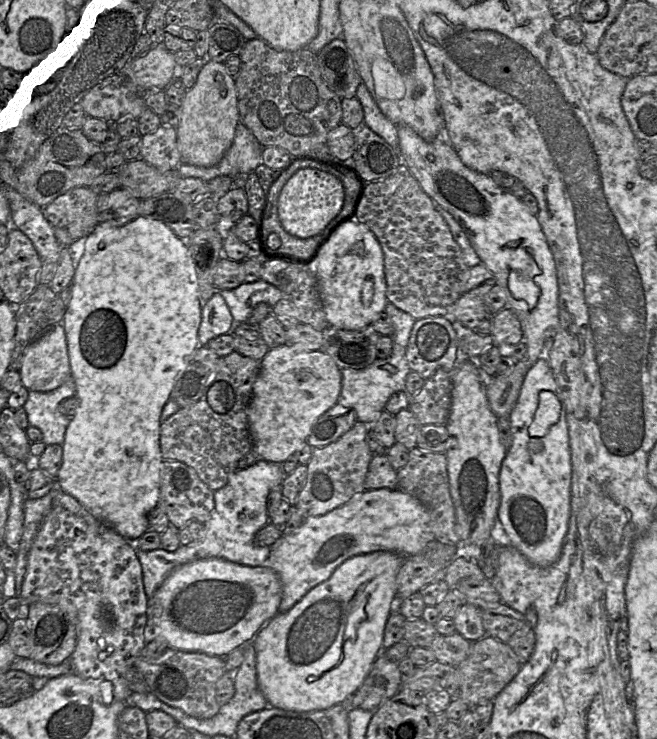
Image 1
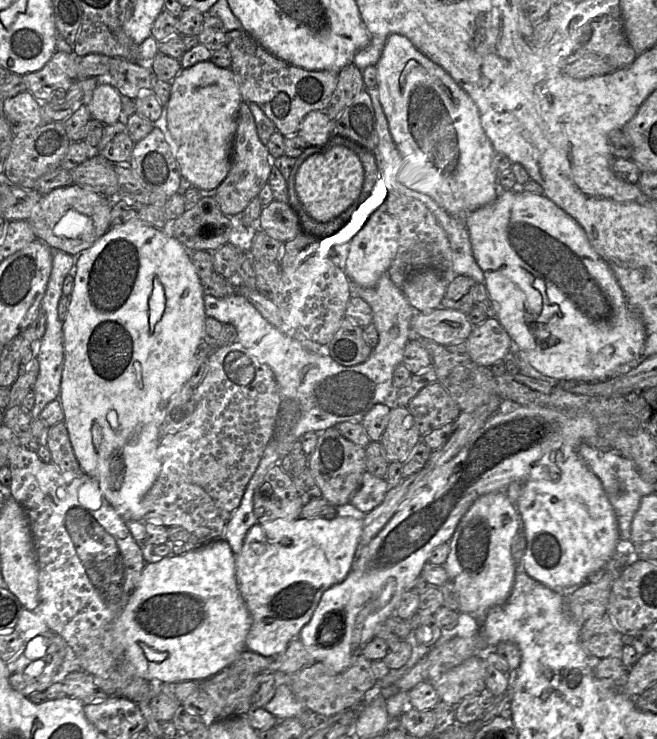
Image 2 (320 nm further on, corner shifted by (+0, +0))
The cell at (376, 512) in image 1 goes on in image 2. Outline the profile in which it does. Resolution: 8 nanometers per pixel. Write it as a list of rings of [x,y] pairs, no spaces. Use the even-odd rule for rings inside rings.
[[[344,514],[335,518],[276,519],[255,523],[247,532],[241,551],[235,558],[239,591],[251,615],[252,624],[246,638],[246,649],[262,656],[283,653],[290,641],[298,638],[323,594],[329,587],[342,582],[358,555],[364,514]]]

